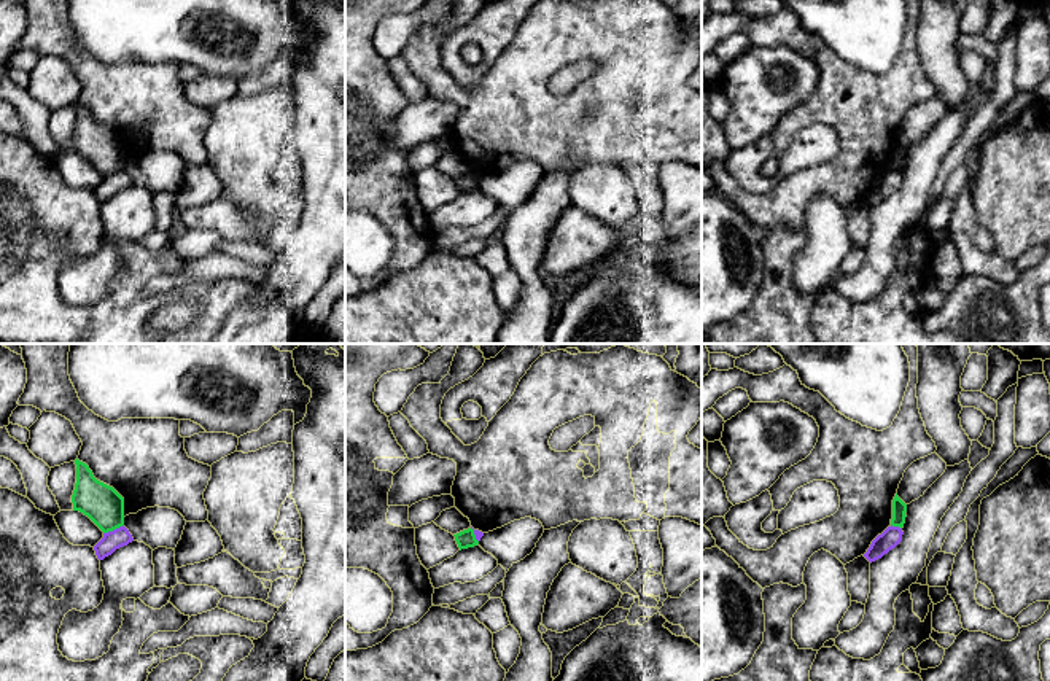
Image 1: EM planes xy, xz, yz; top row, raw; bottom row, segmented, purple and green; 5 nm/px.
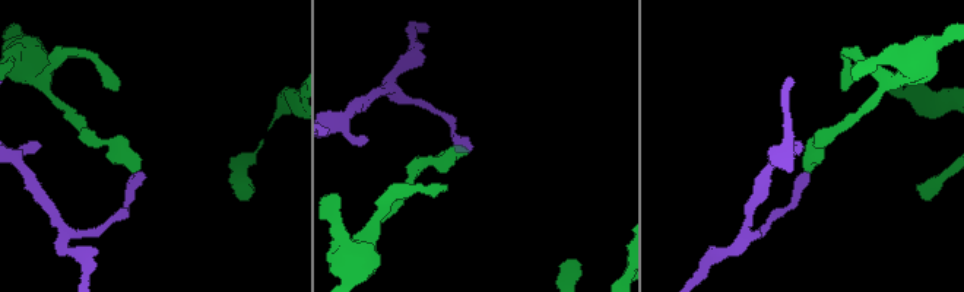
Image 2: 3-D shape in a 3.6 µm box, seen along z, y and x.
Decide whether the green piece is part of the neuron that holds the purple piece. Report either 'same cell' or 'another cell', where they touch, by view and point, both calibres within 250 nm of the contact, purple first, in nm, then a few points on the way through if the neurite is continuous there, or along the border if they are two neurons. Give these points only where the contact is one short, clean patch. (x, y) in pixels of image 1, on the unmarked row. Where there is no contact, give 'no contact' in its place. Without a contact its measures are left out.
another cell; meets purple in xy at (113, 174); 100 nm thick on the purple side, 190 nm on the other; border along xy (123, 167), (104, 177)

